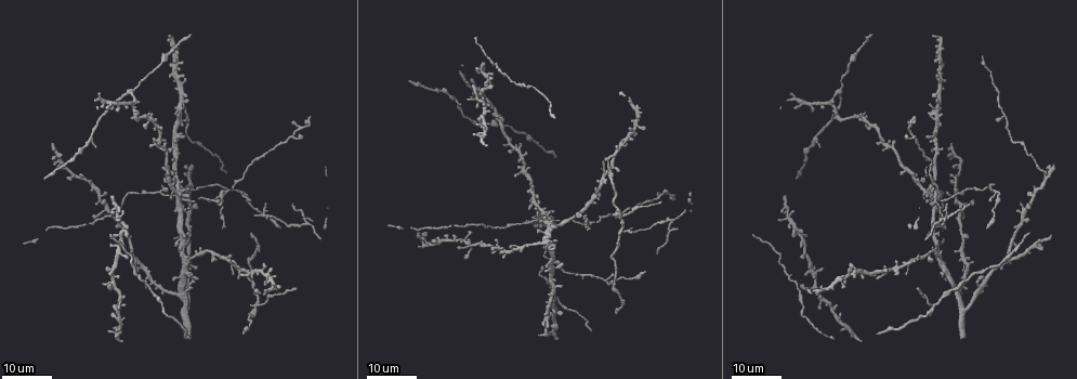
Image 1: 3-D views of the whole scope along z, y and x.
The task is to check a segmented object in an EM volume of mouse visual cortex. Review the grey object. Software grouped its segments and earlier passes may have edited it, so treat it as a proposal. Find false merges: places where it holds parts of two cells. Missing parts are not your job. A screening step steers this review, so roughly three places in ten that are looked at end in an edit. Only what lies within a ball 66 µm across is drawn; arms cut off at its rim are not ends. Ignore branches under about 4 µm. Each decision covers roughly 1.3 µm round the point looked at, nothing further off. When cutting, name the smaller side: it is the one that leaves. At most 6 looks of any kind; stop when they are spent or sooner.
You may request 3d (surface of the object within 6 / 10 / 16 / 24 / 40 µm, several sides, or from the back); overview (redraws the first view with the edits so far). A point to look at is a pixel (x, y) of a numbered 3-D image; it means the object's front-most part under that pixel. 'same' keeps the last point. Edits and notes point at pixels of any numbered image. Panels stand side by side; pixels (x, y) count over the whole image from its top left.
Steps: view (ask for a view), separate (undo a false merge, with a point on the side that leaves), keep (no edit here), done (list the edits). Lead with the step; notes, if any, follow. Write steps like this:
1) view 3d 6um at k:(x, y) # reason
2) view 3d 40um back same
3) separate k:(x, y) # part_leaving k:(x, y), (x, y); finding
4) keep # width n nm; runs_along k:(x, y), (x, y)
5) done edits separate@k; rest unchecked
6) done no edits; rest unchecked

view 3d 16um at 1:(659, 197) # a fork

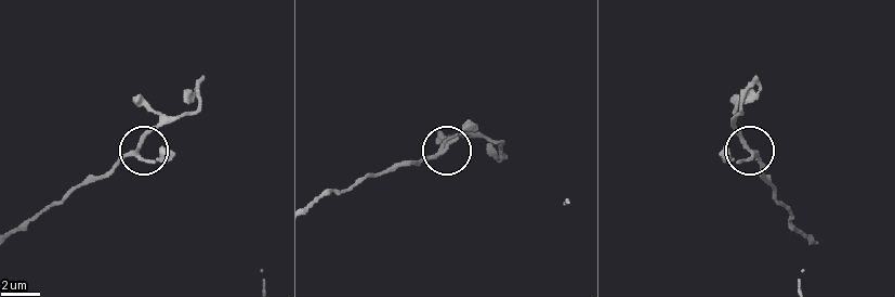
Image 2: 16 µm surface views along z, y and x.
view 3d 6um at 2:(443, 151)

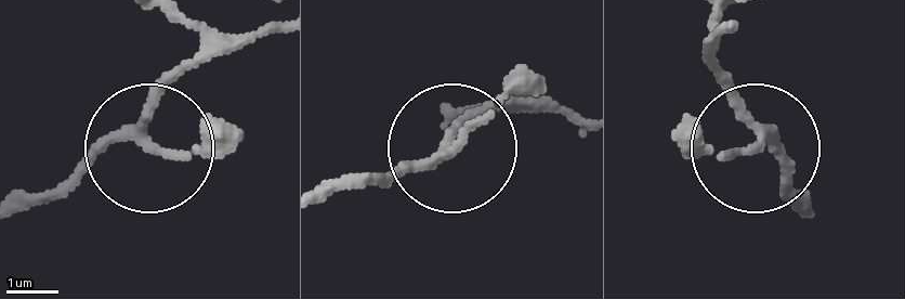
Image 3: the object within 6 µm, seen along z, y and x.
keep # runs_along 3:(24, 208), (115, 140), (149, 140), (200, 62); all the same cell

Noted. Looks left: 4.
view 3d 24um at 1:(936, 196) # two arms in line, one across

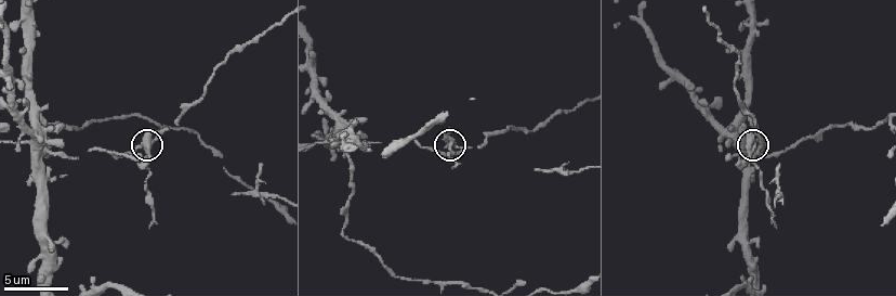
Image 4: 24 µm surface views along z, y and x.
view 3d 6um at 4:(150, 145)

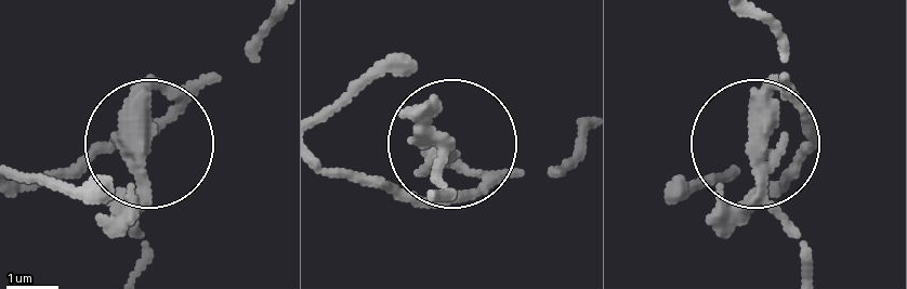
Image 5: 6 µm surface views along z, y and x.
separate 5:(118, 230) # width 300 nm; part_leaving 5:(134, 166), (139, 277); a second cell is stuck on

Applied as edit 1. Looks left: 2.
view 3d 16um at 4:(50, 153) # four or more arms meet

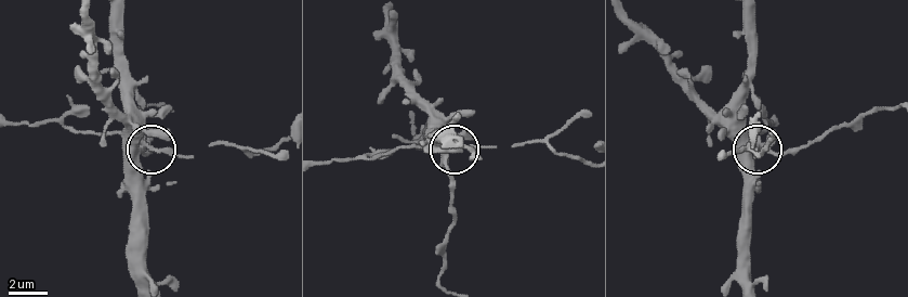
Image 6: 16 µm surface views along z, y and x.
separate 6:(450, 178) # arms 4; part_leaving 6:(444, 154), (454, 216), (444, 241), (439, 279); two cells meet here

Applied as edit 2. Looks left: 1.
done edits separate@5, separate@6; rest unchecked

